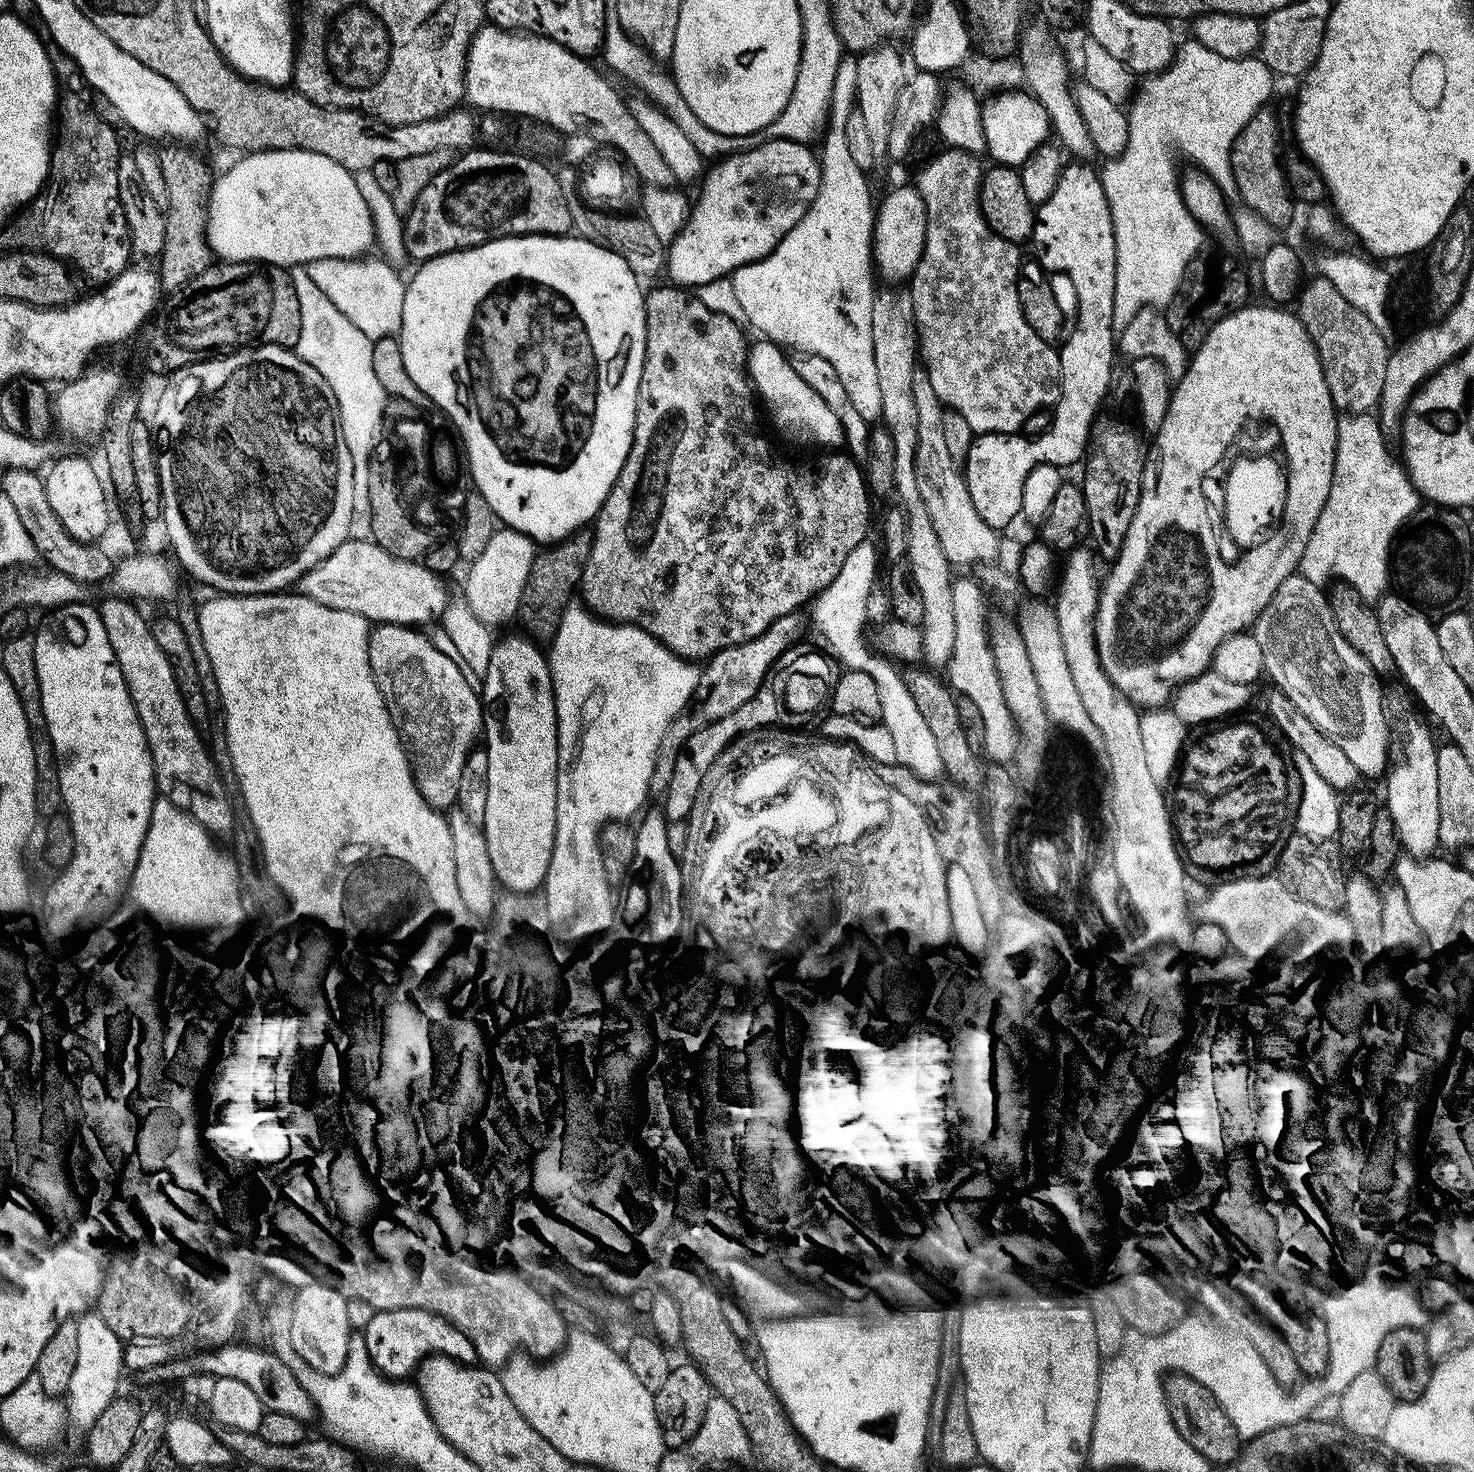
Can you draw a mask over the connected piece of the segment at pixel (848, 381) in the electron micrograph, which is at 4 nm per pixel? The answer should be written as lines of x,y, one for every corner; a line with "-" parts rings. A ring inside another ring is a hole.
846,54
838,62
838,70
834,73
834,90
830,94
828,122
826,131
822,136
824,149
819,149
818,152
818,159
820,161
820,188
816,192
814,202
806,210
803,218
784,235
784,239
776,243
776,247
768,255
760,260
744,264
741,268
737,268
735,272
731,273
730,281
732,280
732,292
736,295
736,300
740,303
740,308
744,311
745,318
760,331
759,335
761,337
773,342
779,342
789,349
791,349
790,347
796,348
792,350
800,354
811,354
826,358
826,362
830,362
830,366
834,366
834,370
838,370
838,378
842,378
842,386
846,386
846,394
850,394
850,402
854,402
858,414
862,414
862,418
866,418
869,422
876,422
882,417
882,389
878,386
878,369
874,367
874,338
872,337
872,298
874,295
874,287
872,288
872,272
874,276
872,233
874,225
872,223
875,222
876,216
872,213
872,192
868,189
869,177
854,162
854,157
851,156
850,149
848,149
846,143
846,118
850,118
850,114
856,108
857,86
858,66
856,65
856,56

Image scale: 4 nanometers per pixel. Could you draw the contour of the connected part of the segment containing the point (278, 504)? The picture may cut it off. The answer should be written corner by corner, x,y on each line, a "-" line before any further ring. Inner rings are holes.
261,344
243,350
232,350
227,354
221,355
219,358
204,358
199,362
186,365
171,373
167,377
164,387
168,389
168,396
164,397
164,408
160,408
160,424
164,424
164,448
168,448
168,452
172,452
172,444
176,444
176,464
172,464
172,456
168,456
168,452
164,452
164,481
160,483
162,486
162,498
164,499
164,510
162,513
162,525
168,531
168,540
172,543
172,548
176,551
176,556
180,559
180,564
193,576
196,580
201,580
204,584
216,588
217,593
231,594
234,596
263,596
265,594
278,594
283,590
288,590
295,585
297,580
302,578
302,574
306,574
306,570
314,570
314,566
318,566
330,554
334,554
334,550
338,550
338,546
342,546
342,542
349,539
352,528
352,511
356,508
356,488
358,492
358,469
354,459
353,449
346,446
346,438
340,429
340,407
336,404
336,391
329,386
326,378
322,378
322,374
318,374
318,370
314,370
314,366
310,366
291,348
279,348
277,344

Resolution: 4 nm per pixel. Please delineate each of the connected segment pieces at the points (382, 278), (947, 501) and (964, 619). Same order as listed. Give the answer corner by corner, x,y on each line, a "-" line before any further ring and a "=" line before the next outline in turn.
322,258
311,260
306,266
310,282
338,306
346,318
358,330
362,330
369,338
379,337
381,334
399,333
402,322
402,302
404,301
405,281
396,277
397,269
387,260
377,258
353,258
340,260
338,258
=
917,370
914,374
914,398
920,411
920,447
916,453
916,470
920,478
920,490
924,493
924,500
928,503
928,512
936,524
936,533
944,543
944,550
948,554
948,562
953,566
974,563
987,564
995,561
999,554
1001,537
997,529
986,526
974,510
974,502
970,502
968,484
964,480
961,465
950,454
946,447
942,418
946,411
941,404
938,394
934,394
934,386
930,386
930,378
=
972,578
952,581
952,597
954,598
954,650
946,665
947,683
953,692
963,699
974,702
978,706
978,714
982,714
984,727
983,751
993,763
1011,763
1015,759
1018,747
1018,725
1006,706
1006,698
1002,694
1002,682
998,678
998,670
992,653
990,639
990,623
988,624
988,608
984,605
986,592

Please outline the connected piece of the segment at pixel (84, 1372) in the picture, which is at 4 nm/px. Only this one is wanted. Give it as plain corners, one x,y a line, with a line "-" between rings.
84,1314
76,1320
78,1326
78,1363
74,1366
74,1375
70,1378
70,1386
66,1393
67,1419
71,1427
86,1430
94,1426
98,1414
110,1406
112,1400
117,1399
116,1387
120,1384
120,1372
125,1371
125,1345
102,1322
99,1314

